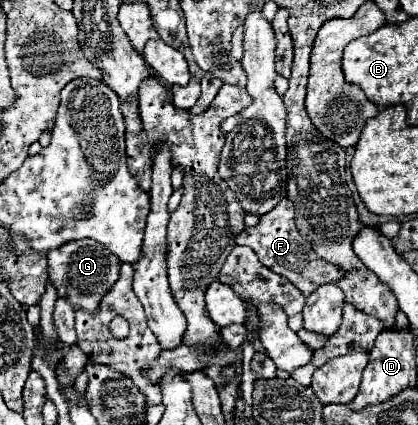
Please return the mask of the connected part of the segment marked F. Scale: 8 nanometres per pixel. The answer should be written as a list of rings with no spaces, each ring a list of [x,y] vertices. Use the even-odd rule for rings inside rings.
[[[283,198],[271,212],[263,214],[255,228],[245,228],[237,236],[235,242],[253,248],[263,266],[285,276],[291,284],[295,284],[301,290],[301,294],[305,298],[317,286],[321,286],[325,282],[335,282],[335,278],[341,276],[341,272],[337,272],[337,268],[333,268],[331,264],[325,264],[325,260],[317,260],[313,248],[309,248],[309,244],[305,244],[305,240],[301,240],[301,234],[297,232],[295,220],[293,220],[293,202],[289,198]]]

